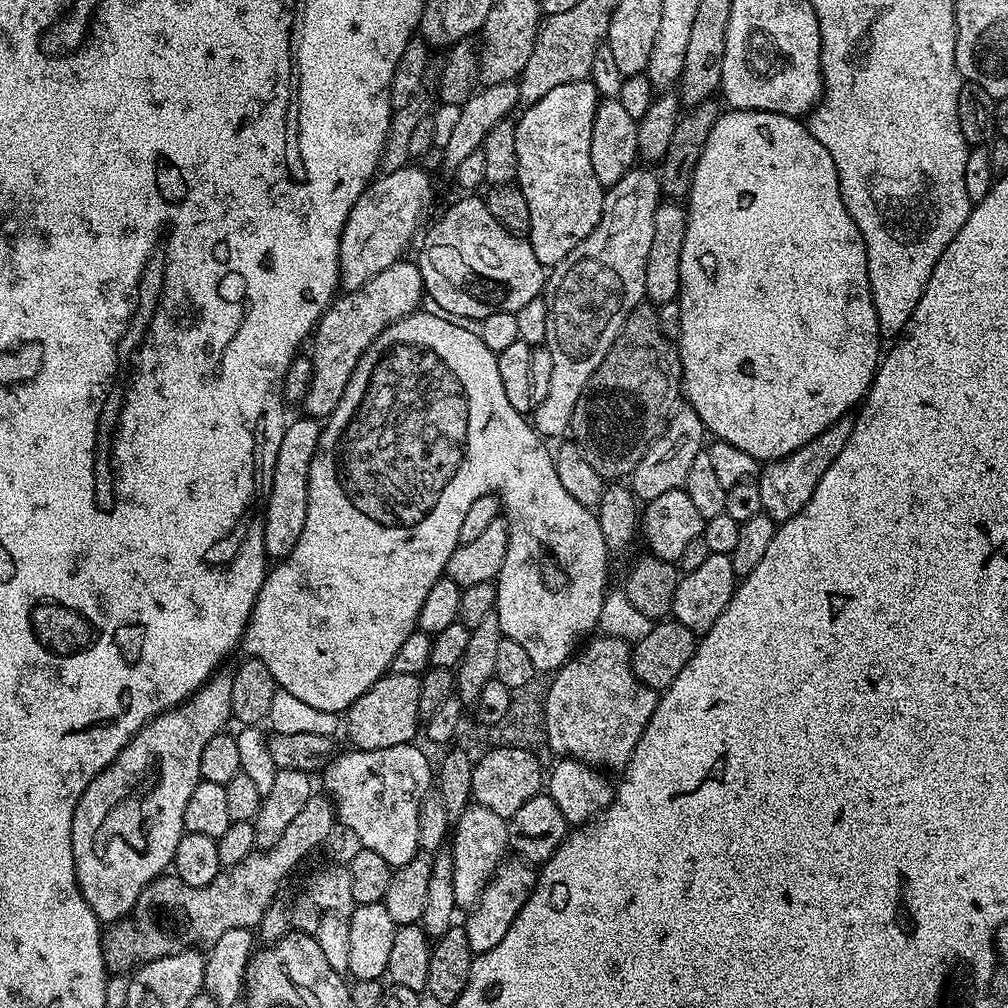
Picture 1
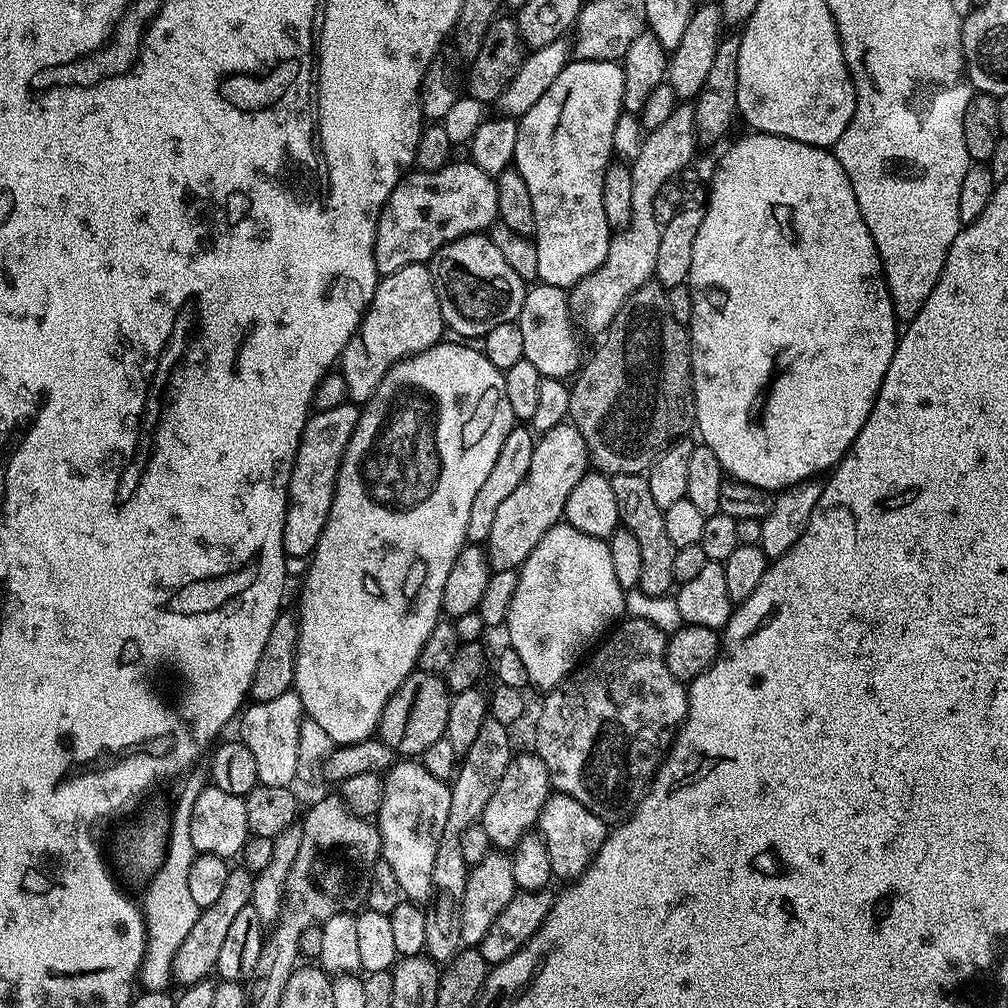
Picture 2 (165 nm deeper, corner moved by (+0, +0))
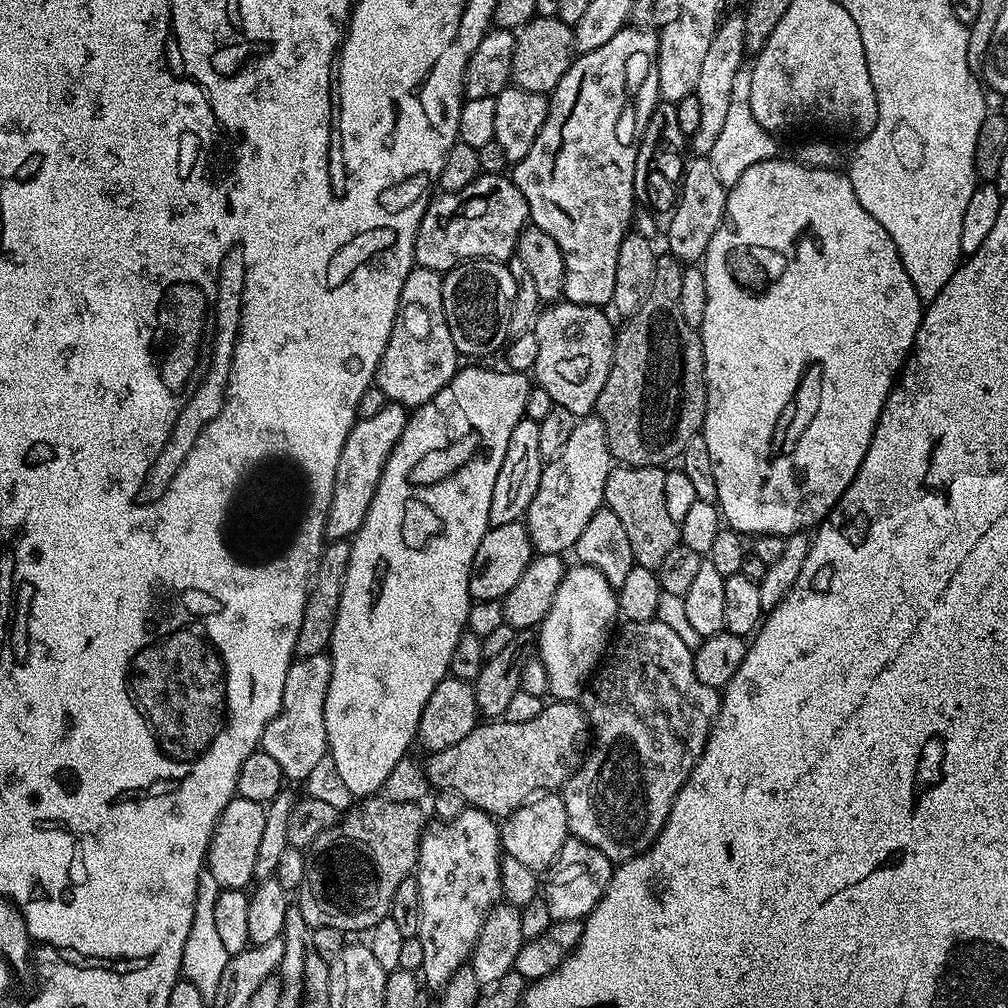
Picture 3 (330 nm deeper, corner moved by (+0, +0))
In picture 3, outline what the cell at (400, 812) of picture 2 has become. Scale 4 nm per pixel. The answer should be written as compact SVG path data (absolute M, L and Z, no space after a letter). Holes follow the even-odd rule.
M468 806L458 818L436 822L433 828L432 825L425 827L424 835L420 837L414 878L418 882L418 902L422 902L418 914L418 939L422 942L422 980L427 987L429 984L435 990L443 989L449 978L469 963L489 912L502 900L501 859L500 824L487 812Z

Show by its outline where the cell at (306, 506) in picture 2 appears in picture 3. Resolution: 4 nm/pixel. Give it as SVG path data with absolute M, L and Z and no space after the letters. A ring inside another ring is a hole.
M388 402L382 410L378 410L378 414L374 414L374 418L357 419L342 446L342 454L336 467L332 501L324 523L325 541L348 540L362 526L366 510L374 498L374 490L380 480L384 463L388 461L389 454L402 438L402 430L409 415L409 409L403 404Z

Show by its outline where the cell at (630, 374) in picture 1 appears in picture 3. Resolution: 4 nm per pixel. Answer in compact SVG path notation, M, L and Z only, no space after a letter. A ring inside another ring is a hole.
M660 254L654 266L654 282L650 286L650 294L638 306L635 314L623 321L615 333L613 346L613 362L609 377L598 395L595 415L606 426L608 448L612 452L613 461L630 466L667 465L681 455L690 442L703 429L704 411L706 410L706 386L704 385L704 351L697 329L682 318L682 274L685 265L671 254Z

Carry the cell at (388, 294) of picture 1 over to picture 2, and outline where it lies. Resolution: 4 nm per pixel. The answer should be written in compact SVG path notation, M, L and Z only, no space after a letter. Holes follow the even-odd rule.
M428 264L402 266L402 270L383 277L355 336L338 360L339 371L346 378L348 400L357 406L367 404L396 361L433 348L441 343L443 332L446 325L436 293L436 277Z

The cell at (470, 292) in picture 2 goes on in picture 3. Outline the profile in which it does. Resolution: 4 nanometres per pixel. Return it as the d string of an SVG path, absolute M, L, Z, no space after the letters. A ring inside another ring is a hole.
M466 260L462 264L455 264L450 271L443 273L443 277L442 306L446 322L450 326L450 338L454 338L457 353L461 357L488 356L496 351L499 353L510 339L508 327L516 297L514 274L510 274L507 263L499 260Z

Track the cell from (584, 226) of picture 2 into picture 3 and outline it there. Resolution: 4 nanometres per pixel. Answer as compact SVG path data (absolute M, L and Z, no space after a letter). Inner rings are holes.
M625 26L610 42L598 46L598 50L590 50L577 55L572 64L562 74L562 82L550 94L548 101L548 113L542 130L538 130L538 138L534 138L534 146L530 146L530 154L519 160L511 169L512 181L522 190L522 194L528 203L528 215L531 223L537 228L546 230L554 242L558 242L558 250L562 250L564 259L564 295L563 299L570 303L590 304L597 306L608 306L612 303L614 294L614 273L618 270L618 248L622 246L625 236L628 235L632 224L632 211L638 208L636 191L634 190L634 166L638 145L640 145L640 134L648 115L658 103L658 74L656 73L656 55L658 54L659 35L651 27Z

